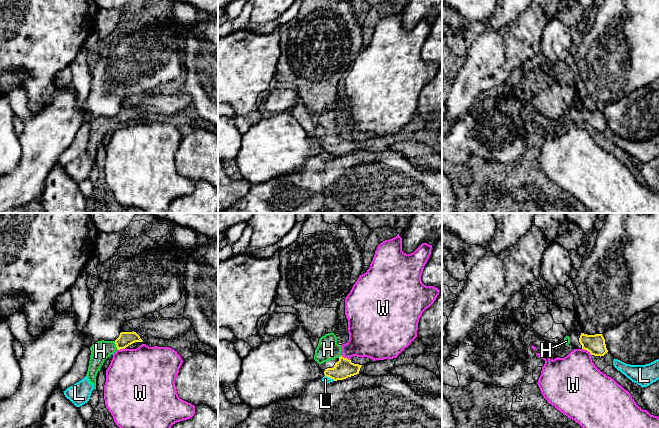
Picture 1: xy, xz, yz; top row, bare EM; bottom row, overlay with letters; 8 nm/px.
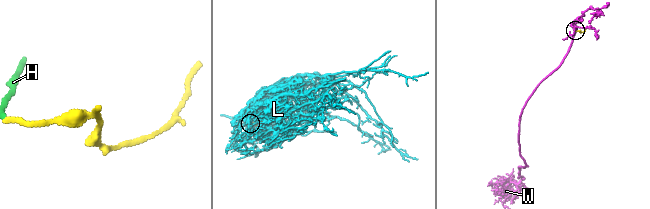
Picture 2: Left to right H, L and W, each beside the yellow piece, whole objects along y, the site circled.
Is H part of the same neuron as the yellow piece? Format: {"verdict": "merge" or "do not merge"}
{"verdict": "merge"}

